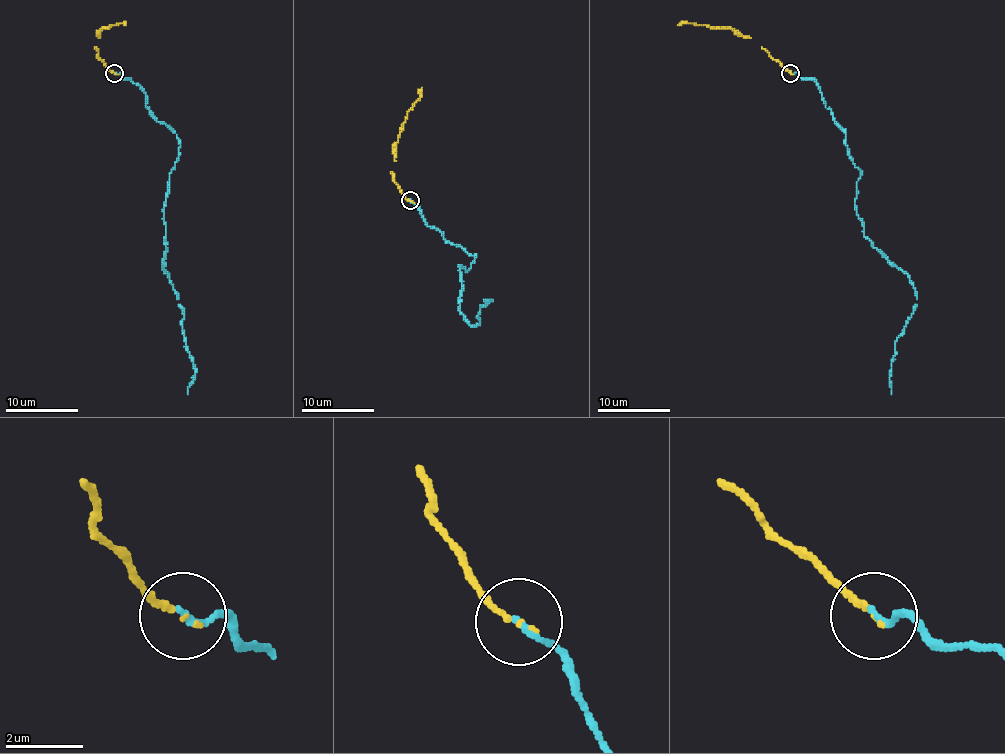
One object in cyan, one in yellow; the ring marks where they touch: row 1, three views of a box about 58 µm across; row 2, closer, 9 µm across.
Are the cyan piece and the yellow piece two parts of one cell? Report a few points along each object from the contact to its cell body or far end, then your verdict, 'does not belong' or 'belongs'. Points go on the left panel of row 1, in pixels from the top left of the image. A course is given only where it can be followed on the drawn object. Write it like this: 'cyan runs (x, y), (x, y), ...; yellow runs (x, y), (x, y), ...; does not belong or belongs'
cyan runs (114, 72), (136, 83), (149, 112), (180, 145), (169, 175), (164, 270), (195, 370), (188, 394); yellow runs (114, 72), (98, 56), (98, 32), (111, 25), (125, 25); belongs

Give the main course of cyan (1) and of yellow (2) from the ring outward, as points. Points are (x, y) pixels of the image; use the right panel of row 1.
1: (791, 72), (816, 83), (845, 134), (860, 175), (855, 206), (864, 235), (917, 295), (897, 339), (891, 394)
2: (791, 72), (750, 37), (730, 28), (677, 25)

